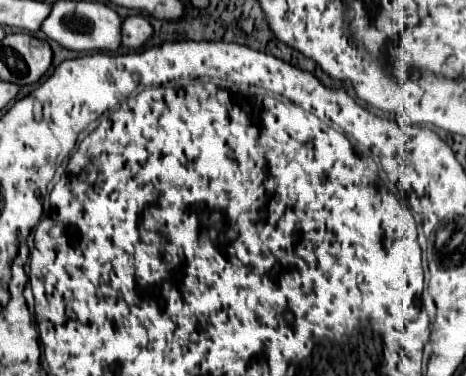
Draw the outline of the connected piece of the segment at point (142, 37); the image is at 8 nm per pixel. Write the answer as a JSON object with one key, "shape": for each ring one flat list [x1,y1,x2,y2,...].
{"shape":[[134,14,122,20,120,32,122,32,122,46,140,48,152,36,152,26,144,16]]}

